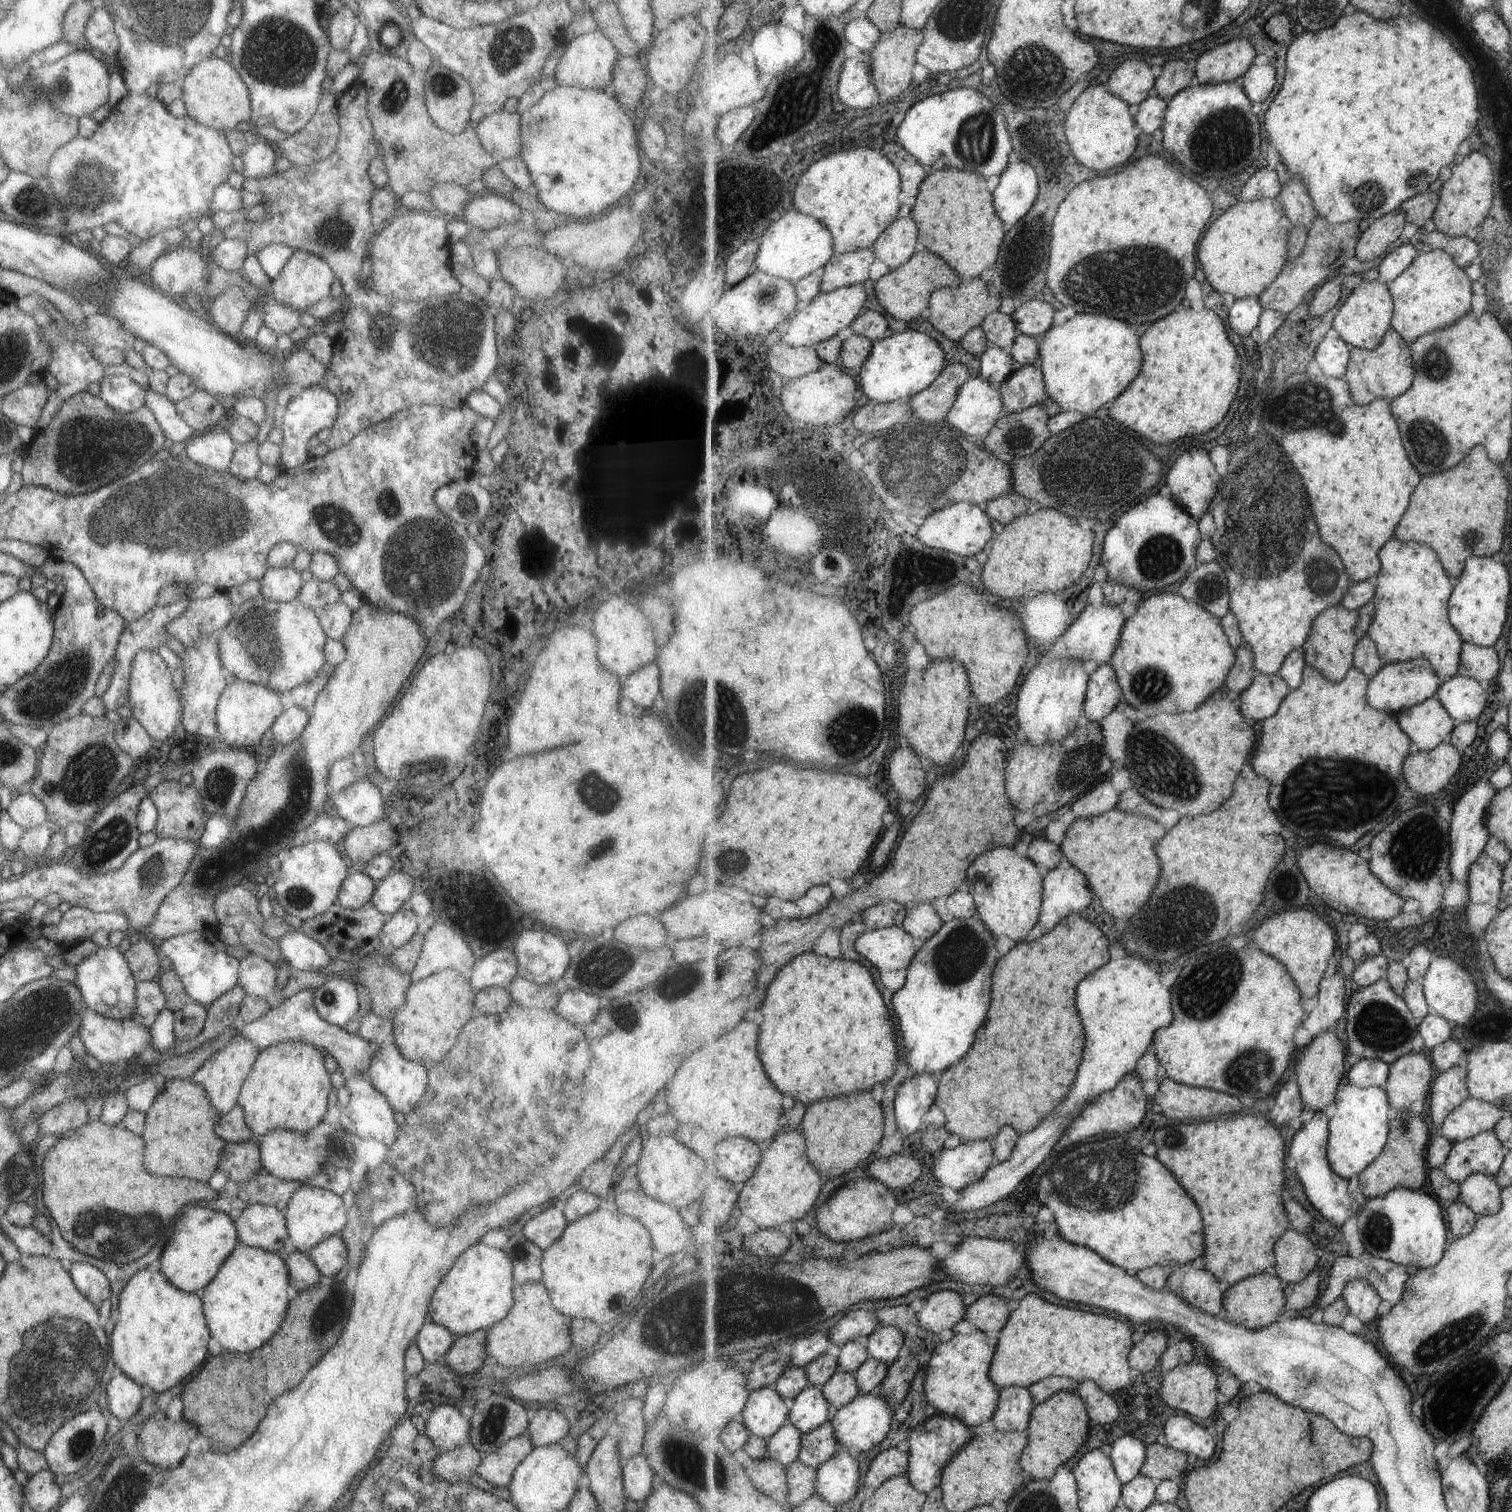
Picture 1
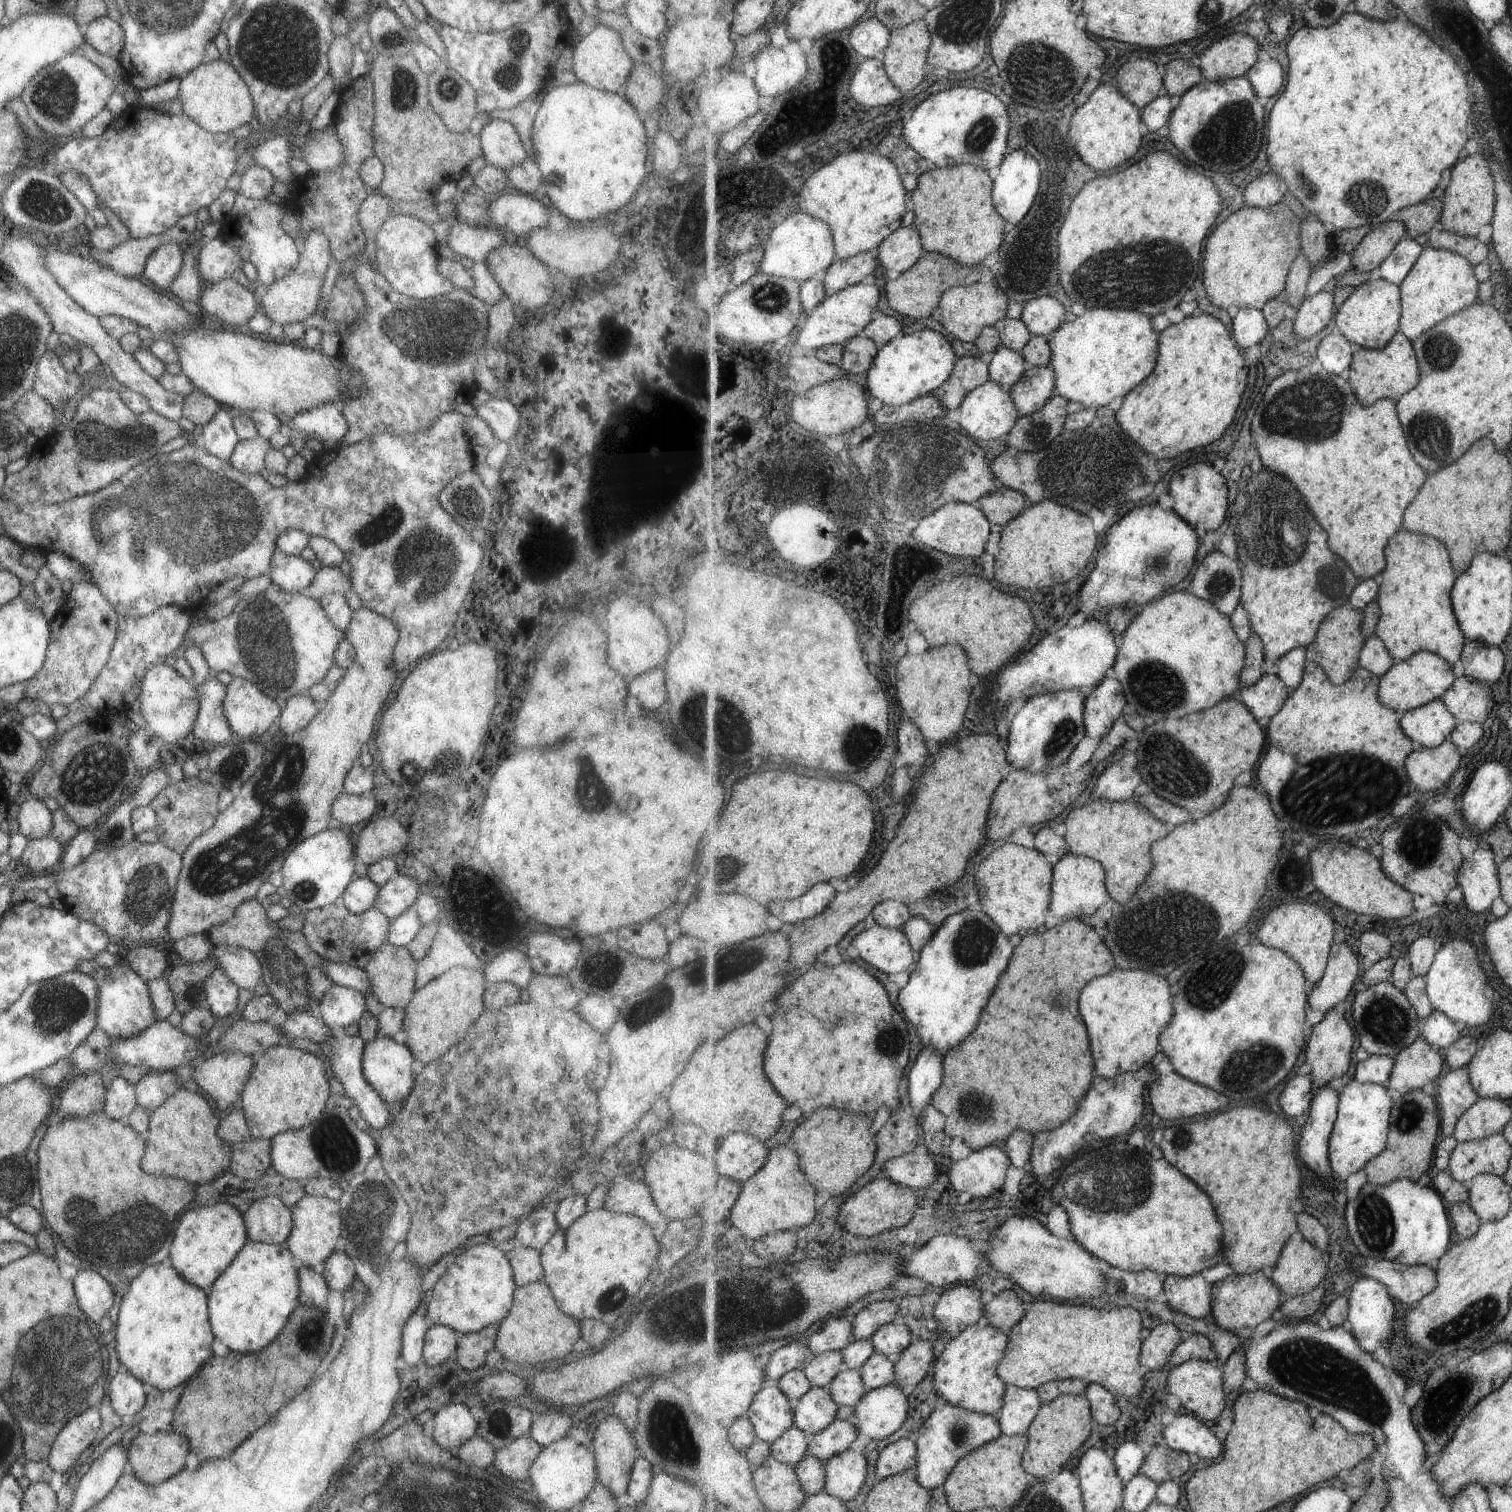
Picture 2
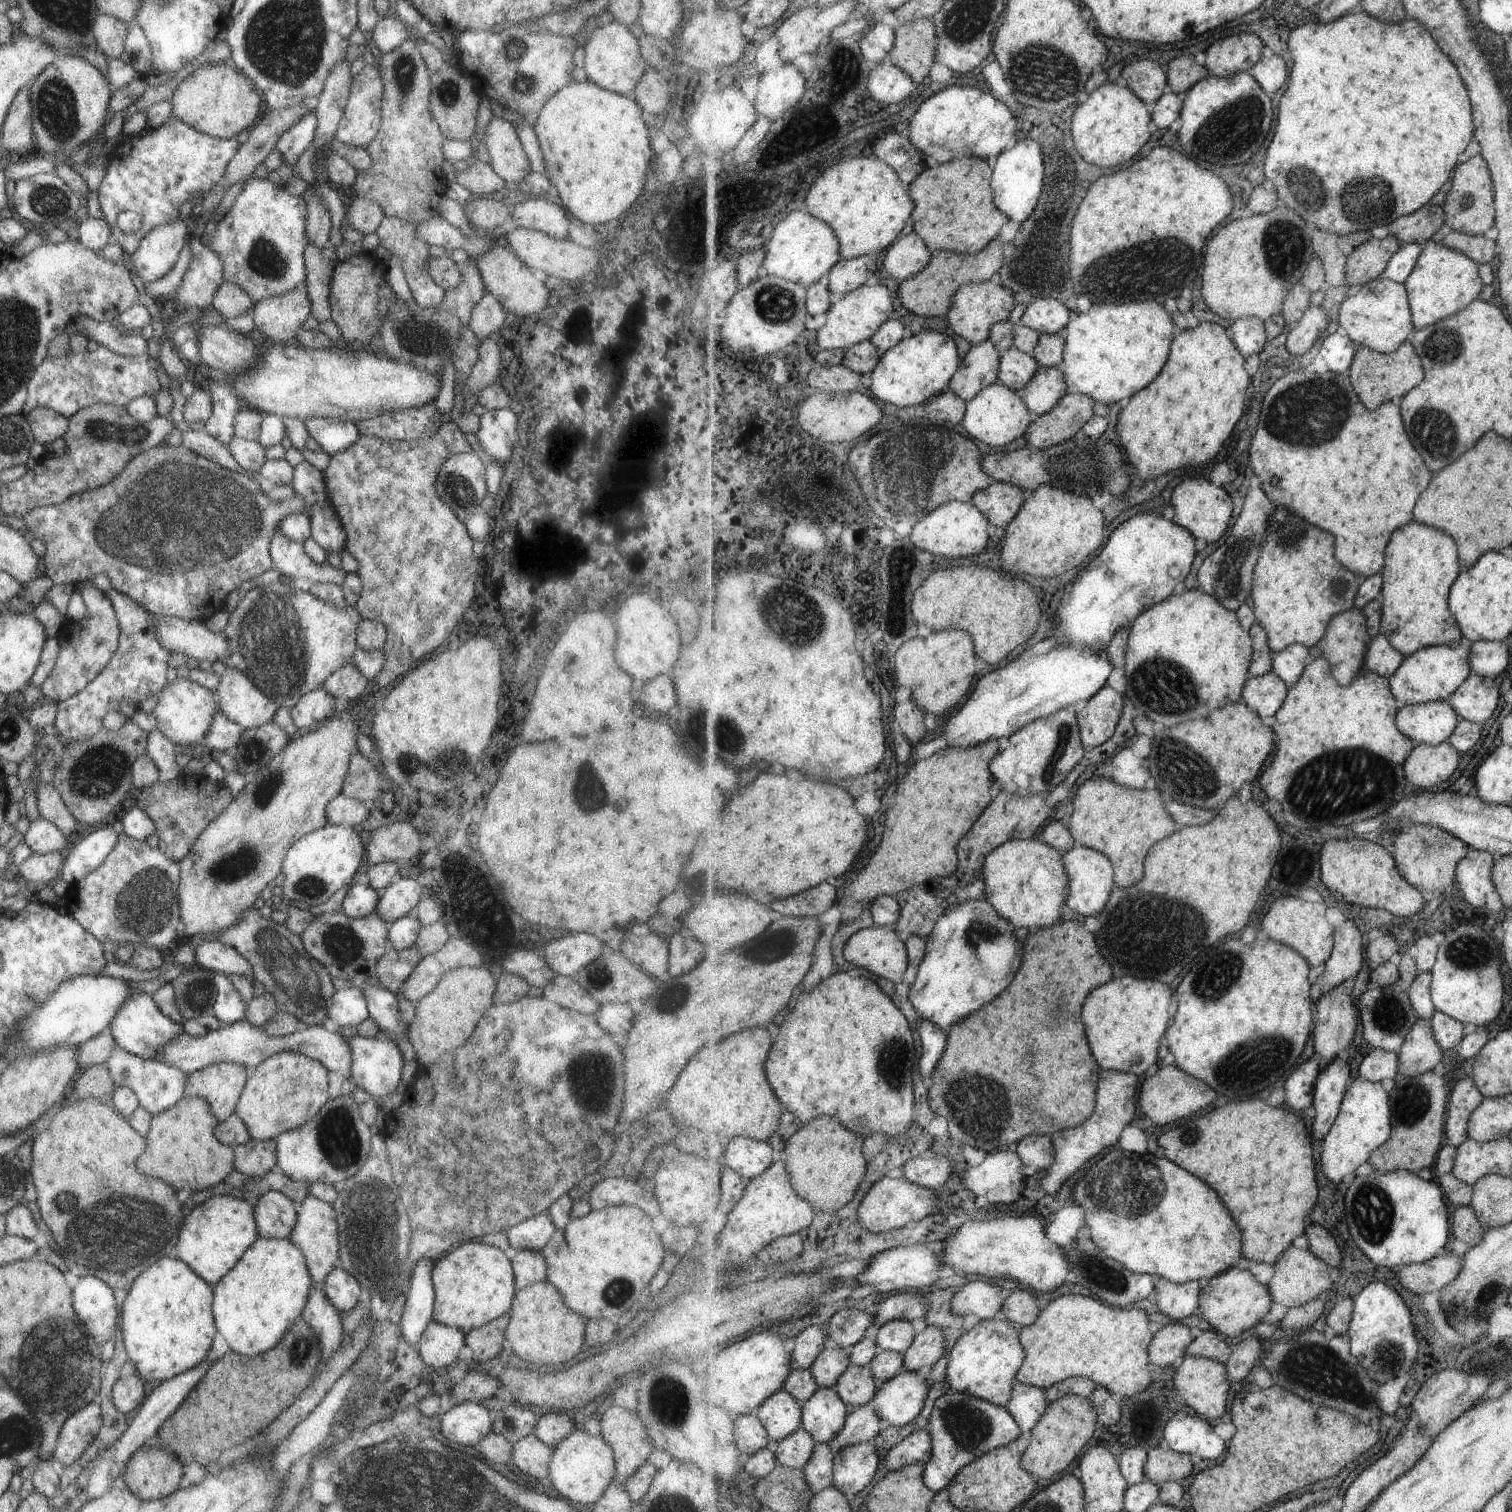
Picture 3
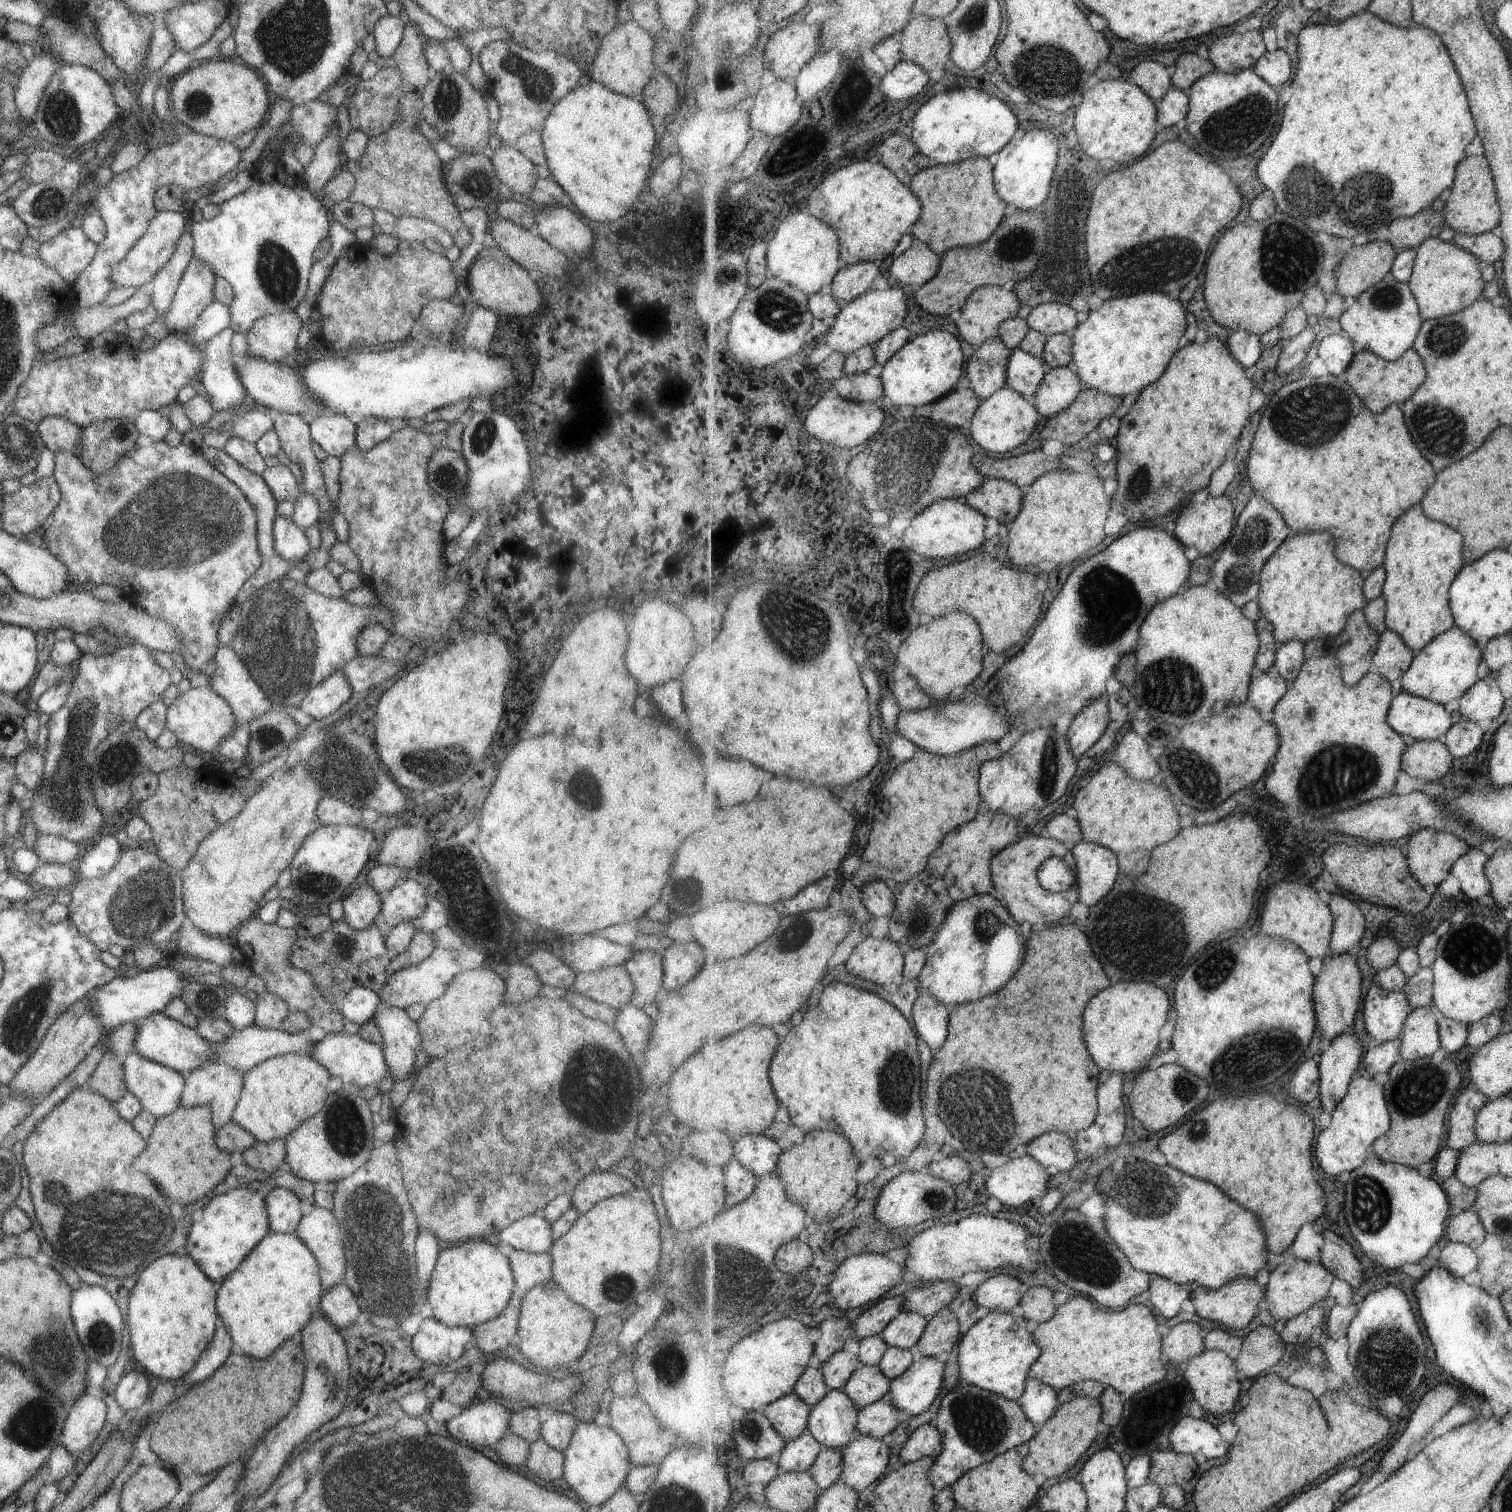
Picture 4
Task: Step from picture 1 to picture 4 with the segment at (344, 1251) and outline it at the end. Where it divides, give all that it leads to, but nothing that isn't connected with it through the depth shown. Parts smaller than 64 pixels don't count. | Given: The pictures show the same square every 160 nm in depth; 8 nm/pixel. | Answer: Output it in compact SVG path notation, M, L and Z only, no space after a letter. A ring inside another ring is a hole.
M343 1282L324 1291L318 1303L320 1313L337 1330L355 1323L355 1318L360 1312L354 1294Z

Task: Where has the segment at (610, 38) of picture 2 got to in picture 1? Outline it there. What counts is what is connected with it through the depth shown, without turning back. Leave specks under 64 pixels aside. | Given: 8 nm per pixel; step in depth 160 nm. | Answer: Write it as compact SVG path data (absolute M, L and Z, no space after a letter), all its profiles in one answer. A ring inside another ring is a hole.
M599 30L587 32L577 37L567 38L563 43L564 52L561 54L556 65L549 68L557 85L595 89L598 91L608 90L612 79L612 68L618 59L616 48L611 41Z

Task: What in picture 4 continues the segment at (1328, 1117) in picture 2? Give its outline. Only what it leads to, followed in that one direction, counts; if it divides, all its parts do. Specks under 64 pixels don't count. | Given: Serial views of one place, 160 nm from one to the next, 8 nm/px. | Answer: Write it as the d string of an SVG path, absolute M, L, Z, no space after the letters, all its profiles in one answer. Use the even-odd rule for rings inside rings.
M1352 1030L1342 1032L1331 1040L1328 1049L1321 1054L1320 1098L1323 1110L1330 1114L1349 1092L1353 1076L1359 1070L1364 1057L1361 1038Z

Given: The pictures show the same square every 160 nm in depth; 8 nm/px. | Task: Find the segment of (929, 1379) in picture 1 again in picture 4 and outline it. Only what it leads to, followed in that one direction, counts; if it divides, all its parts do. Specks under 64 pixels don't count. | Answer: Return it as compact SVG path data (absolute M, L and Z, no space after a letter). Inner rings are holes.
M991 1311L972 1325L958 1346L963 1384L975 1385L1014 1401L1023 1396L1031 1367L1042 1355L1042 1348L1034 1337L1033 1324L1016 1312Z

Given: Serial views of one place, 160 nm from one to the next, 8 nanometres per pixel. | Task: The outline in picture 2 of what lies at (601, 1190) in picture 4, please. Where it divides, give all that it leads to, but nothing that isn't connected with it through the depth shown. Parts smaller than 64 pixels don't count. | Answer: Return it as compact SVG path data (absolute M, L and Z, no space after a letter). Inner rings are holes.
M623 1178L618 1183L609 1185L602 1207L613 1212L642 1218L653 1230L653 1236L657 1238L657 1242L667 1224L667 1218L659 1214L659 1210L655 1208L651 1195L642 1180L633 1181Z

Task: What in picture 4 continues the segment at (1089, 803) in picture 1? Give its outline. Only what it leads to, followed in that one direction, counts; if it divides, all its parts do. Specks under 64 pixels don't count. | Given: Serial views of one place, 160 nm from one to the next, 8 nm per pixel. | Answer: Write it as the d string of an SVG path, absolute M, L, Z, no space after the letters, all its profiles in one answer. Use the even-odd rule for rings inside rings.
M1133 730L1127 731L1118 742L1114 760L1132 777L1149 780L1159 772L1159 764L1151 756L1149 746L1144 736Z

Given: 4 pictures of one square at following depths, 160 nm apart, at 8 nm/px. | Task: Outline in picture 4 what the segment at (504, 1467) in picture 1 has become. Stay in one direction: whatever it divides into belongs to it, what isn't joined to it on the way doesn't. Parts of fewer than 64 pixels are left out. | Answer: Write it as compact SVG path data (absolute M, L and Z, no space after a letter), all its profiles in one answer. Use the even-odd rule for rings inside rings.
M539 1437L529 1444L529 1454L523 1467L545 1482L561 1477L564 1461L562 1452L549 1448Z

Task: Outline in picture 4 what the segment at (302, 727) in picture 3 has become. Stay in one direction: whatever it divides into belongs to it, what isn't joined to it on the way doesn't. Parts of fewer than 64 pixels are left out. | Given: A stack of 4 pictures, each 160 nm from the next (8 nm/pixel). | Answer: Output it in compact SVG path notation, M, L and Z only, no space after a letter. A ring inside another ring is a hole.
M335 671L306 691L299 708L315 720L325 718L349 700L352 694L345 675Z

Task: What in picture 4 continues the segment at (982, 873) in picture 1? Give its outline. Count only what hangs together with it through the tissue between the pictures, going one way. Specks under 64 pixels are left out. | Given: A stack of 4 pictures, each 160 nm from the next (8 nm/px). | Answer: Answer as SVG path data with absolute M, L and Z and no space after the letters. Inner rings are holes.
M1067 814L1055 815L1048 822L1044 833L1019 839L995 855L992 860L994 895L1020 924L1029 922L1030 924L1044 924L1047 927L1058 924L1061 918L1069 916L1071 906L1073 906L1069 898L1063 894L1053 894L1053 891L1043 888L1038 872L1043 862L1051 857L1062 858L1075 871L1077 861L1072 848L1083 840L1085 840L1084 834L1077 818L1071 818Z

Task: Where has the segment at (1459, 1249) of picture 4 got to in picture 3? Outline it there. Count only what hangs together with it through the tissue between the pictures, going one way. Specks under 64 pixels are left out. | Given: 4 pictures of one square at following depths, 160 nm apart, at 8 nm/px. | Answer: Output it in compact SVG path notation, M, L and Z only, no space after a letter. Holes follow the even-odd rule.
M1452 1250L1424 1263L1405 1265L1397 1273L1405 1288L1429 1294L1453 1282L1463 1270L1463 1264L1462 1256Z

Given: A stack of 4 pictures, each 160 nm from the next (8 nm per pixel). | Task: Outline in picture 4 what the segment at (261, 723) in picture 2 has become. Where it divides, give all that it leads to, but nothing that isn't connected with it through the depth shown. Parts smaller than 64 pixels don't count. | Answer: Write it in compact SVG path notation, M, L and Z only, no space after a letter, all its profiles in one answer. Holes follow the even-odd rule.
M217 647L212 656L215 662L213 673L208 676L208 687L231 709L235 717L236 724L249 722L271 708L268 696L261 690L261 687L251 678L247 667L243 661L235 654L231 647Z

